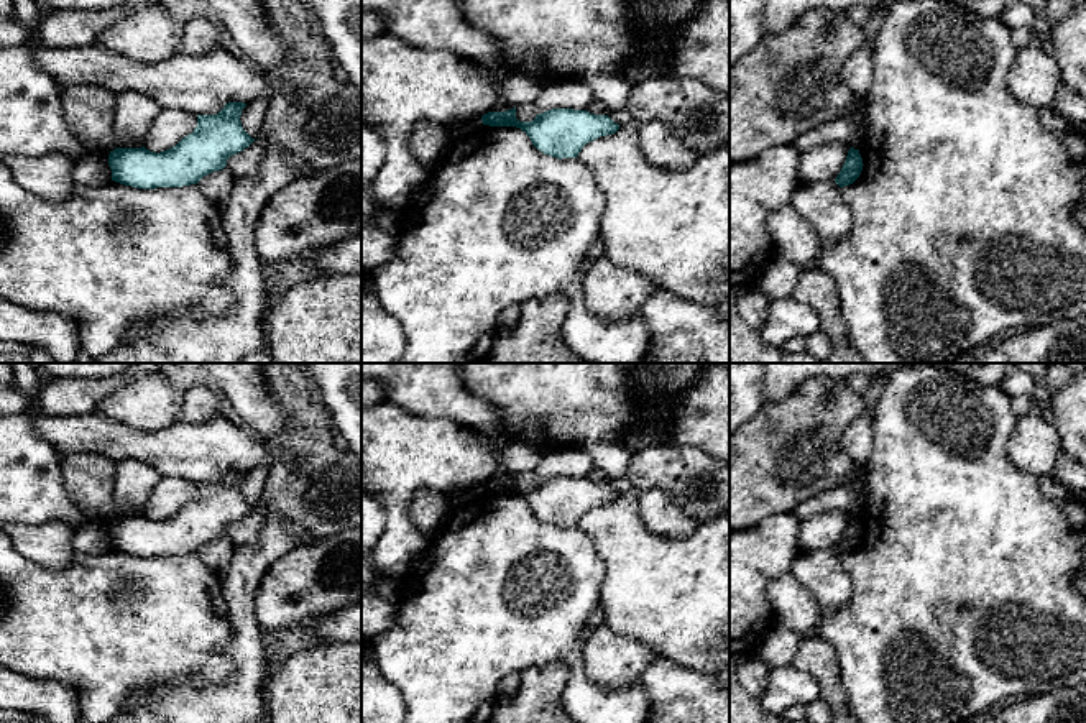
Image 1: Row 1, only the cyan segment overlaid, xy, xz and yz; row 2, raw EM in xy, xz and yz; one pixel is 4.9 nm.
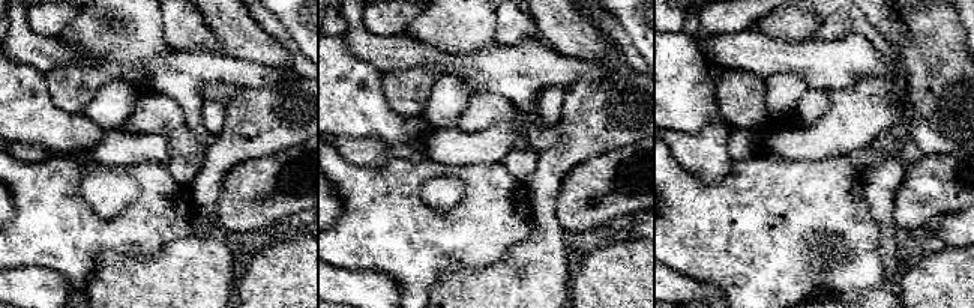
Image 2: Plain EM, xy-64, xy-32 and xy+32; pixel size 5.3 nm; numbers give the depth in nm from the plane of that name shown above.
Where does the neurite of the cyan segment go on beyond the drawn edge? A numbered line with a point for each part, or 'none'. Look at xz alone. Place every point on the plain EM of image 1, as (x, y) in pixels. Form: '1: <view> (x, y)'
none

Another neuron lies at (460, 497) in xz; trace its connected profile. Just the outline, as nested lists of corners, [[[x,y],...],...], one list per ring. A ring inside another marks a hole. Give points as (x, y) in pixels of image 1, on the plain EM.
[[[481,486],[455,488],[453,491],[450,491],[447,495],[450,503],[450,516],[458,513],[463,506],[478,498],[481,493]]]

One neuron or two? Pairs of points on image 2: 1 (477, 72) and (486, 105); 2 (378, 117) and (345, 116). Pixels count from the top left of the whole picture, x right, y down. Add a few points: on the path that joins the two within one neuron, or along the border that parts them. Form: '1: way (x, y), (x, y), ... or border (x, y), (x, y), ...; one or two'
1: border (473, 90), (499, 93), (515, 105); two
2: way (371, 117), (353, 116); one

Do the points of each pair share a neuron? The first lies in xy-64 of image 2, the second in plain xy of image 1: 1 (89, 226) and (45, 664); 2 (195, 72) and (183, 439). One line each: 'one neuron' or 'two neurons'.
1: one neuron
2: one neuron

